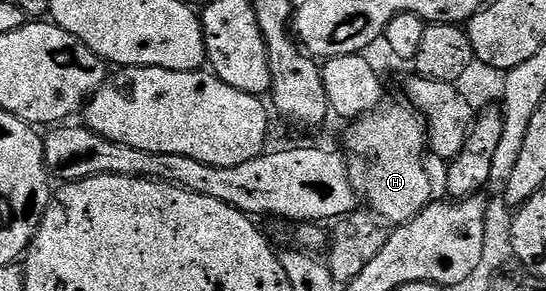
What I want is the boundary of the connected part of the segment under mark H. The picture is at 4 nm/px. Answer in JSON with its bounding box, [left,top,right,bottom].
[344,101,434,227]

